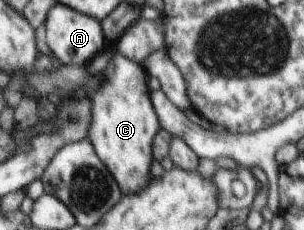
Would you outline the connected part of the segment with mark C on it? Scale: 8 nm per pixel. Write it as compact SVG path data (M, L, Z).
M118 52L112 59L103 59L105 62L105 82L91 96L92 122L87 138L93 143L94 150L113 175L122 194L133 195L152 180L152 139L161 126L148 94L148 76L144 68Z

